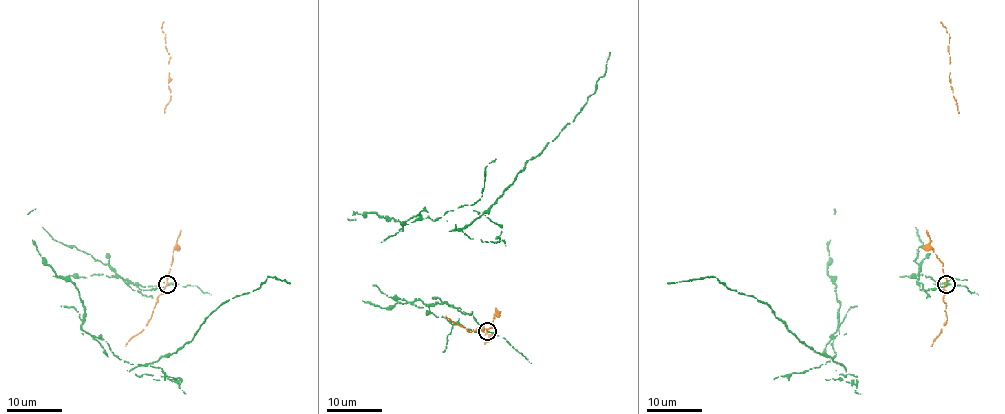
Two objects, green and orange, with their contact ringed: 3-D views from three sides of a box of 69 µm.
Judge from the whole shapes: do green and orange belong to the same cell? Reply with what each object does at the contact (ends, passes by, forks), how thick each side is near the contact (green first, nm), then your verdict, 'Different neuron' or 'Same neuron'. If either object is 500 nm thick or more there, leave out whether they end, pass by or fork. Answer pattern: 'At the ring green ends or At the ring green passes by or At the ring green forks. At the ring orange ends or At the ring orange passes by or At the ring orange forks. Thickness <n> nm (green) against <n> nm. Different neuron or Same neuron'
At the ring green passes by. At the ring orange passes by. Thickness 180 nm (green) against 190 nm. Different neuron

